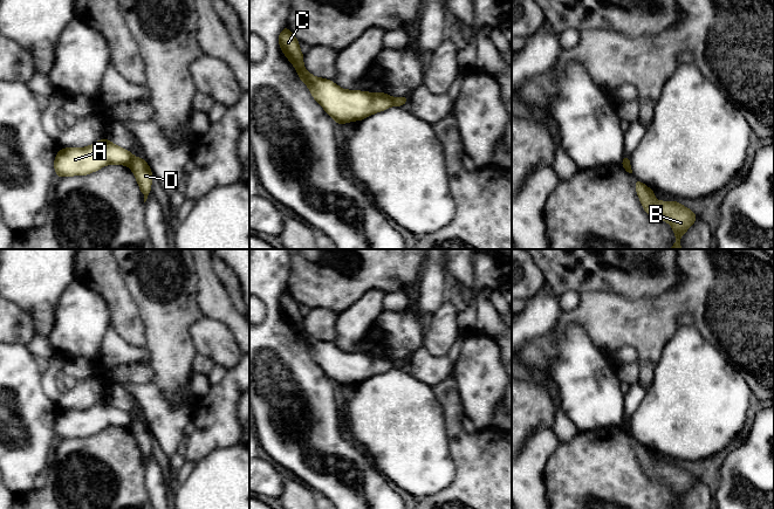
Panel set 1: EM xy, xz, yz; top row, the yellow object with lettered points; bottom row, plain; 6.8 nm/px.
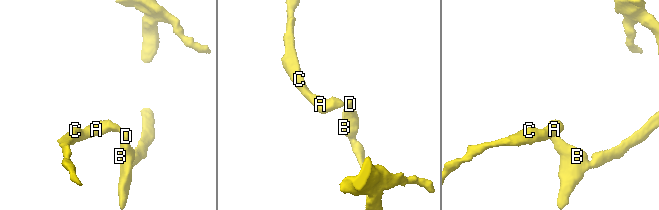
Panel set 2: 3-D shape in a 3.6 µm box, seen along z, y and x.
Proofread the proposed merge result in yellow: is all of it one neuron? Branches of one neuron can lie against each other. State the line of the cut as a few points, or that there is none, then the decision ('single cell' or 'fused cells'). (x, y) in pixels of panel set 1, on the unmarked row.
cut xy (132, 418), (128, 426); fused cells

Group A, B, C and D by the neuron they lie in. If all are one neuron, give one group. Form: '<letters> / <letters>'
A C / B D

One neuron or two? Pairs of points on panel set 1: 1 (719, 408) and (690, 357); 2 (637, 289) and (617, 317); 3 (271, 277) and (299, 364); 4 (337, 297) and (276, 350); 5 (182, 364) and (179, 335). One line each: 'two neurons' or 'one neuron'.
1: one neuron
2: two neurons
3: one neuron
4: two neurons
5: one neuron

